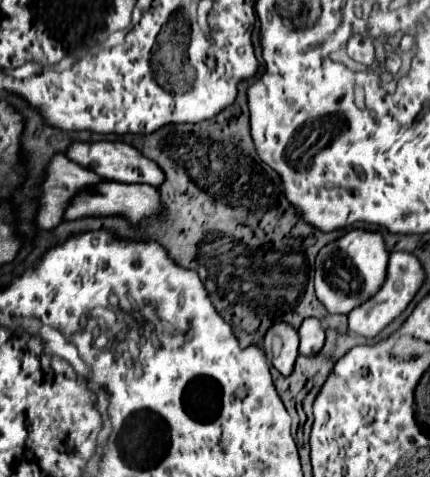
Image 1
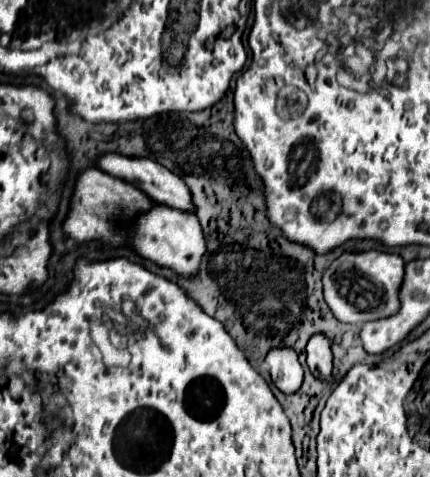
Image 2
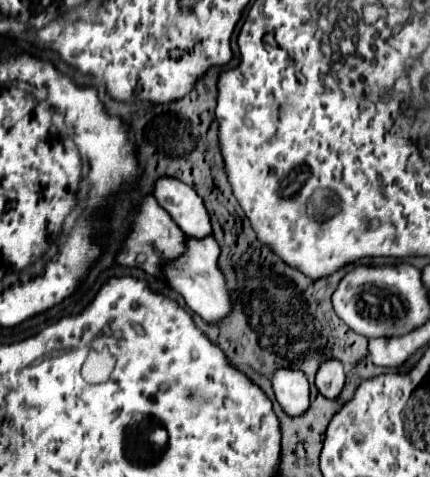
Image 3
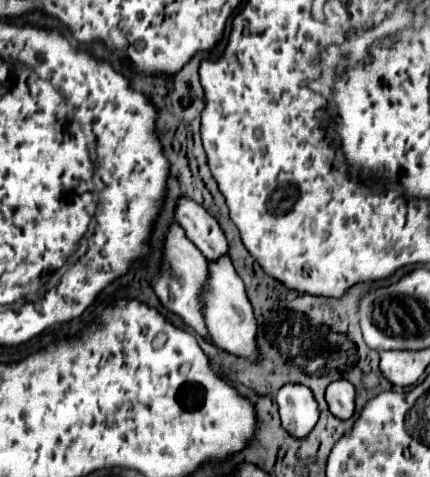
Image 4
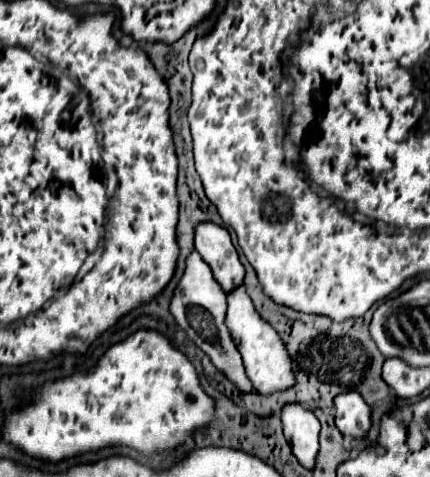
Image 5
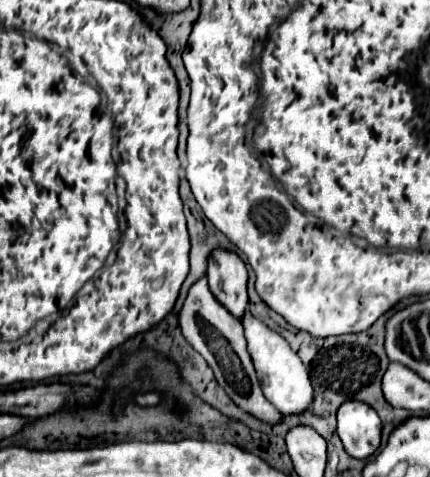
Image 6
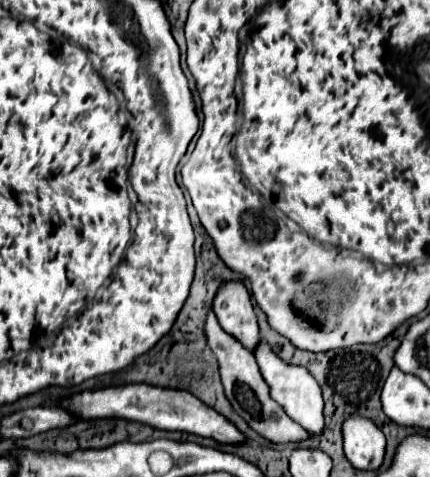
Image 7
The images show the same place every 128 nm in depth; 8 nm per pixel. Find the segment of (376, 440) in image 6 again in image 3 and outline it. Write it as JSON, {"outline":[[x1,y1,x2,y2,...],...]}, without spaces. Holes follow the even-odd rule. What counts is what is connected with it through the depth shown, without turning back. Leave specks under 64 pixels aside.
{"outline":[[338,360,324,362,316,374,316,388,324,398,330,398,330,400,336,400,340,396,344,382,346,382,346,374]]}

